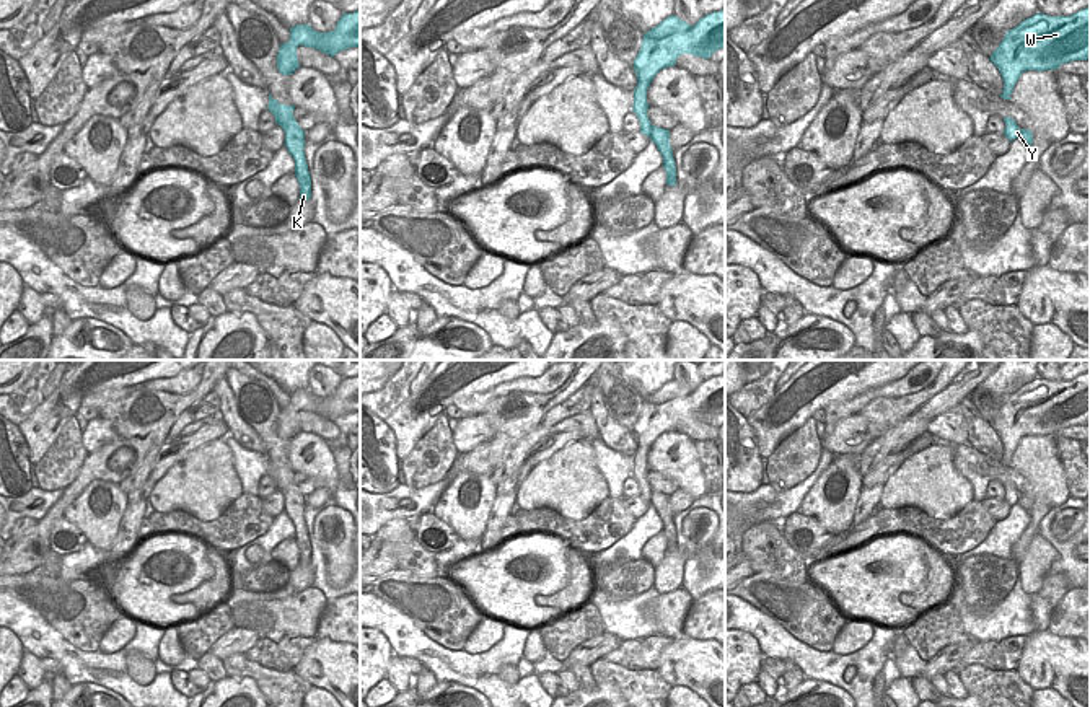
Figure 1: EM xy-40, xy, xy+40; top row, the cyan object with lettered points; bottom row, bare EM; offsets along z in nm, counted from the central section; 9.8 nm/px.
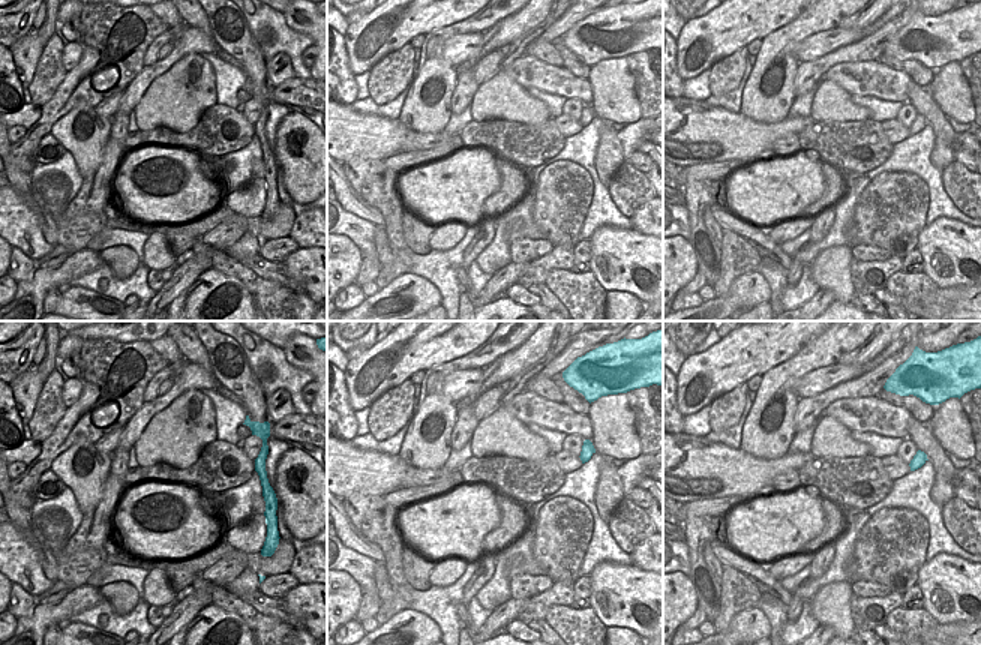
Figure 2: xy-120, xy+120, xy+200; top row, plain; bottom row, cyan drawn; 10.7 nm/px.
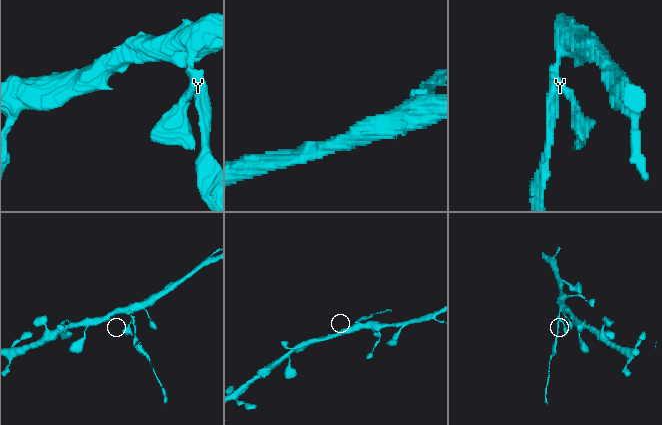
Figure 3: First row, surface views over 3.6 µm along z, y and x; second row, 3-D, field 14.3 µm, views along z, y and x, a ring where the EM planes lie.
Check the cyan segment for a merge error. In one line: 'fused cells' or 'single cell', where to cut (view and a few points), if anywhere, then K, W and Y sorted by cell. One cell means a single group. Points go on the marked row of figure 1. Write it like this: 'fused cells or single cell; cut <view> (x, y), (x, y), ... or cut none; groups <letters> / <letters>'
fused cells; cut xy (637, 80), (647, 88); groups K Y / W

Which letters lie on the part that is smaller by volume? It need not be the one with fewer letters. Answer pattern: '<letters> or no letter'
K, Y

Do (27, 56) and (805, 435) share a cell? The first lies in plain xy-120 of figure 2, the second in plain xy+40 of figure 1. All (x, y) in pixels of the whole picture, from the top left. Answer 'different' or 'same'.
different

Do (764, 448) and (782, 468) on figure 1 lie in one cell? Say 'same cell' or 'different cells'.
different cells

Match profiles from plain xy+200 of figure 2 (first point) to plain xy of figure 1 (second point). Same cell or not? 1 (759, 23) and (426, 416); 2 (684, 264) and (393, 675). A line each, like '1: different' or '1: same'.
1: same
2: different

